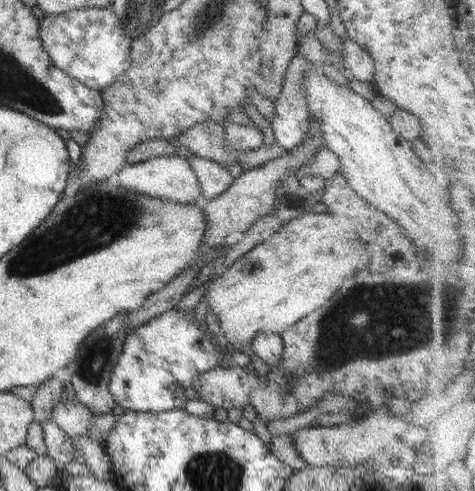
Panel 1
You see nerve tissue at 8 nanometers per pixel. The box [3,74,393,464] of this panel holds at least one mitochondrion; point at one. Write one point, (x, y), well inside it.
(99, 217)

